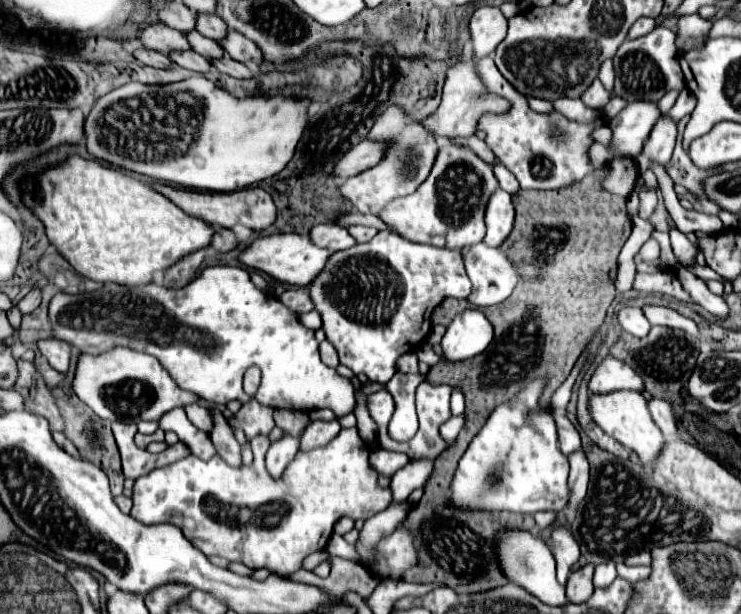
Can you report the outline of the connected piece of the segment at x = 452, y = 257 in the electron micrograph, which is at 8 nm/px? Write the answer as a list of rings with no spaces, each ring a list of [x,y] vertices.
[[[380,231],[368,243],[332,253],[328,267],[310,283],[308,293],[322,315],[322,329],[326,331],[326,339],[336,347],[340,363],[350,367],[356,375],[364,373],[370,381],[384,385],[396,373],[398,357],[418,349],[428,339],[434,307],[444,297],[466,299],[472,293],[472,283],[464,271],[460,251],[412,243],[396,233]]]

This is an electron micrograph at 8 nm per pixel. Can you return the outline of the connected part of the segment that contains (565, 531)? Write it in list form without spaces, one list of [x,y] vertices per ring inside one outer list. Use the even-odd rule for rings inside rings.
[[[558,525],[552,529],[552,555],[556,559],[556,576],[560,585],[566,585],[572,565],[580,559],[578,543],[572,537],[572,527]]]

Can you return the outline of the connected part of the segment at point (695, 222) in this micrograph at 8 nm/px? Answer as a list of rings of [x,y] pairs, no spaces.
[[[656,167],[656,177],[658,177],[658,185],[666,203],[666,209],[670,213],[670,217],[674,219],[676,227],[682,233],[694,233],[694,231],[722,231],[722,223],[718,217],[714,215],[706,215],[706,213],[696,213],[696,211],[688,211],[680,205],[678,195],[674,191],[672,179],[668,177],[668,173],[664,171],[664,167]]]

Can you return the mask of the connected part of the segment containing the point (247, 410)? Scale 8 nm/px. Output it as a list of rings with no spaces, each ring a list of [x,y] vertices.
[[[248,401],[242,405],[242,409],[234,415],[234,419],[230,419],[228,423],[234,427],[244,429],[246,437],[252,439],[256,435],[268,435],[274,427],[274,407],[262,405],[258,401]]]

